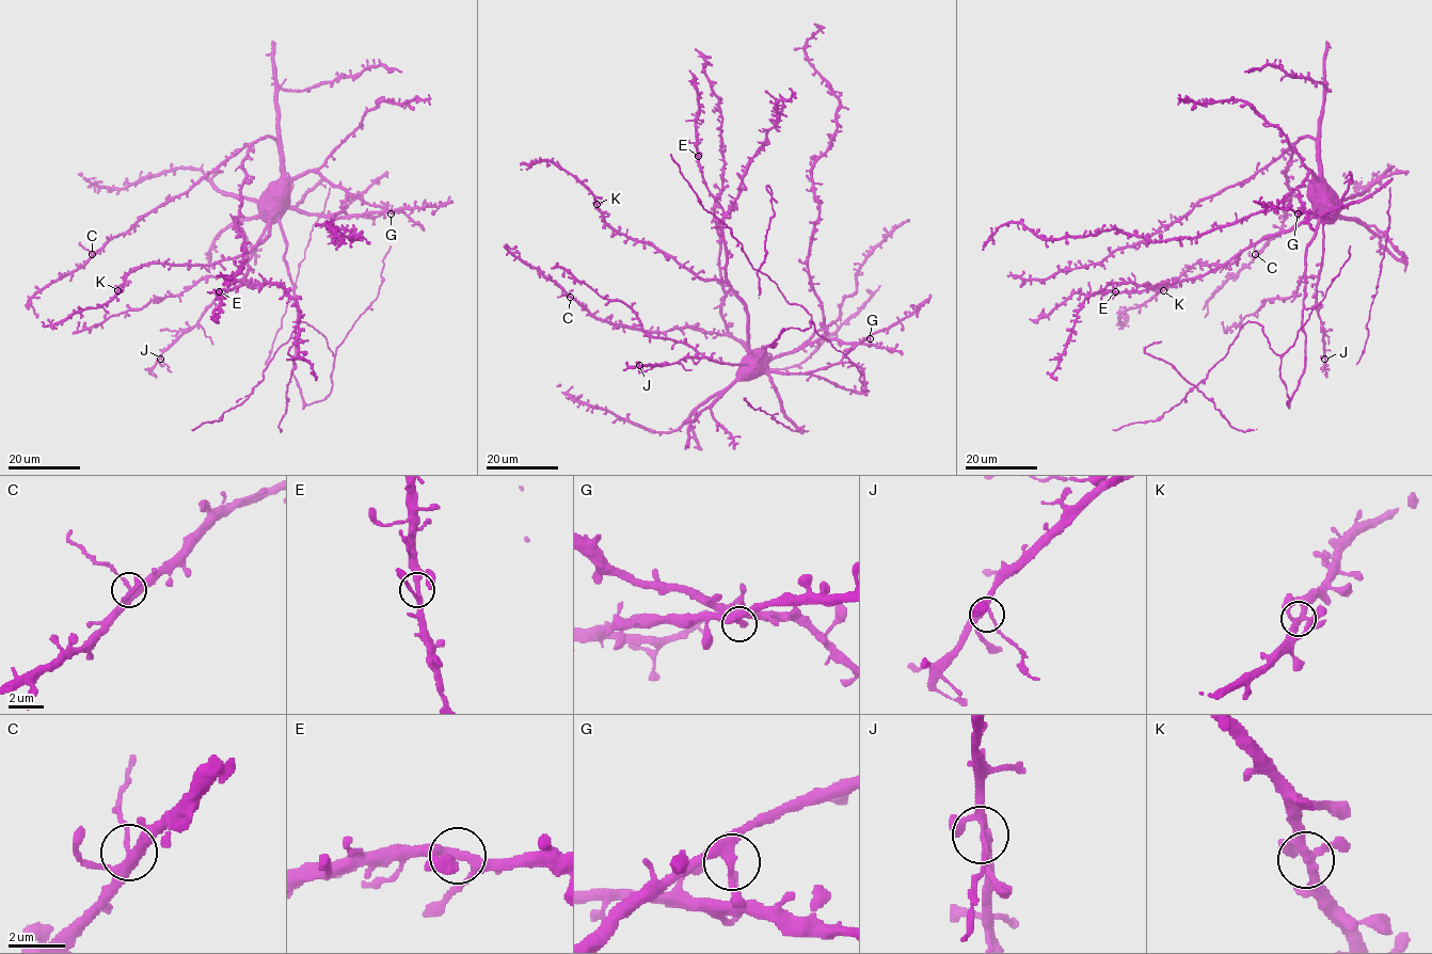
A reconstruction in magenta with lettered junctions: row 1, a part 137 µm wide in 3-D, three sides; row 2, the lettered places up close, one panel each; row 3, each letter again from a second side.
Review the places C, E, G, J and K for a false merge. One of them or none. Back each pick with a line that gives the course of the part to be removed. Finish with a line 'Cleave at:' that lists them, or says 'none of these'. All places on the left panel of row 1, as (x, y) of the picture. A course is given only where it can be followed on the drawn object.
Cleave at: none of these

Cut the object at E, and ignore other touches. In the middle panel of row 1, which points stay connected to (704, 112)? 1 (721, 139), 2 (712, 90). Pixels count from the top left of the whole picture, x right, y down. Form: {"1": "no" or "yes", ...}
{"1": "no", "2": "no"}

